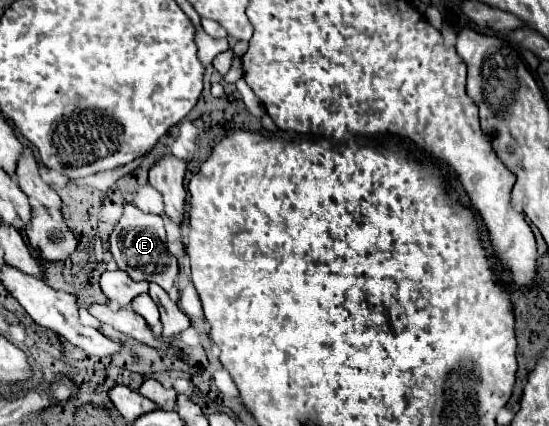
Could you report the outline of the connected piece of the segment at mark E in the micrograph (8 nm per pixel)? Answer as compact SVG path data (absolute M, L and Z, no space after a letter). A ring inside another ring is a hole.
M125 205L125 213L115 225L115 231L111 235L111 253L117 261L117 267L123 269L133 281L159 283L163 289L169 291L179 273L179 267L177 259L167 251L165 241L167 237L161 215L149 215L133 205Z

